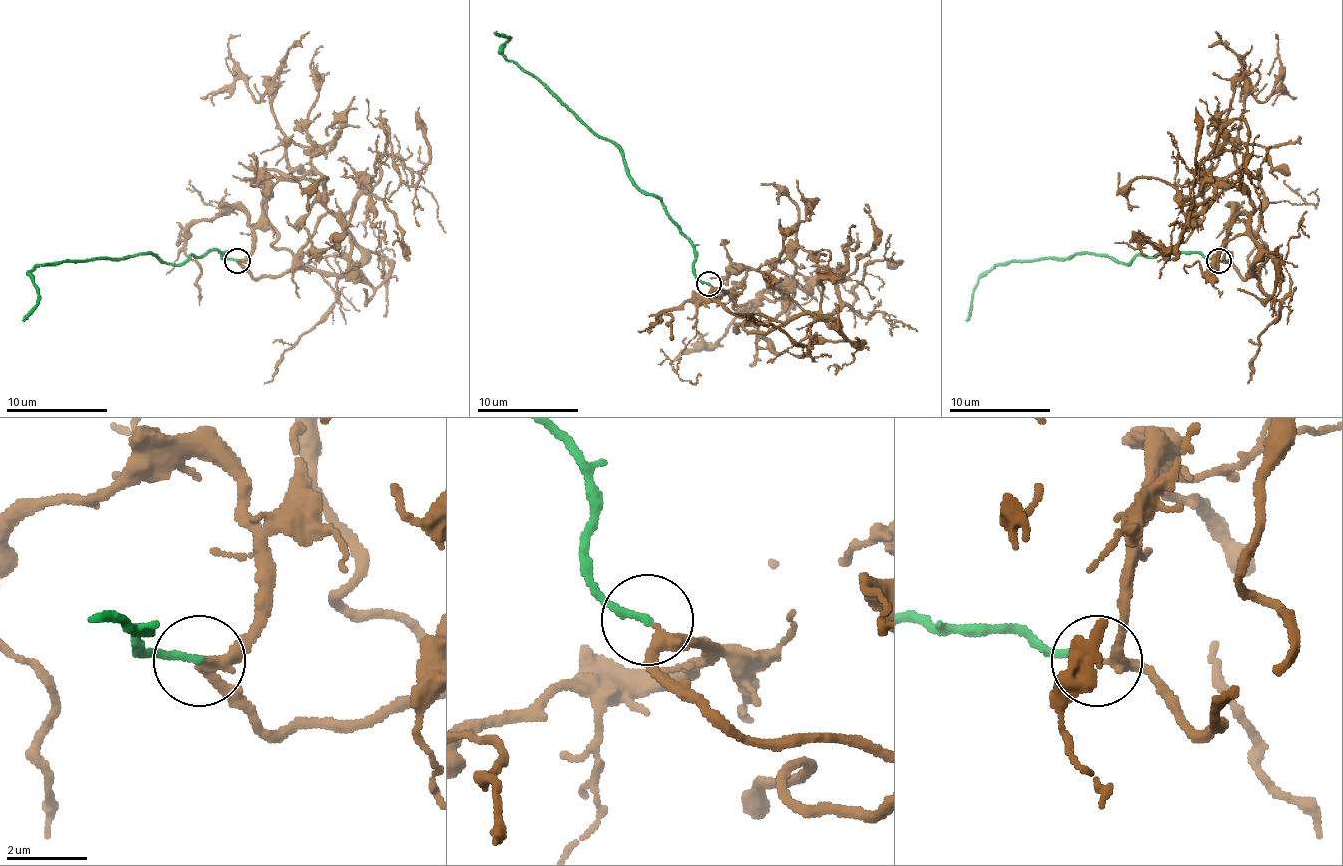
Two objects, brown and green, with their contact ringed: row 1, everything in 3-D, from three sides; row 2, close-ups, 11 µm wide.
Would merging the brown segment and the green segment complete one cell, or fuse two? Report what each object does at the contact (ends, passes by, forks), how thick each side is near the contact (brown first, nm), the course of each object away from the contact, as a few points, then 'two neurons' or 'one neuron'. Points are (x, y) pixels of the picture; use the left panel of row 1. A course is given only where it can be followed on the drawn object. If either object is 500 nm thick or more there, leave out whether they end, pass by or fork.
brown passes by; green ends there; 260 nm thick on the brown side, 190 nm on the other; brown runs (239, 261), (262, 279), (361, 258), (343, 215), (376, 182), (381, 119), (415, 185), (430, 159), (420, 106); green runs (237, 261), (219, 251), (181, 263), (153, 253), (41, 263), (31, 274), (36, 309), (23, 322); one neuron

